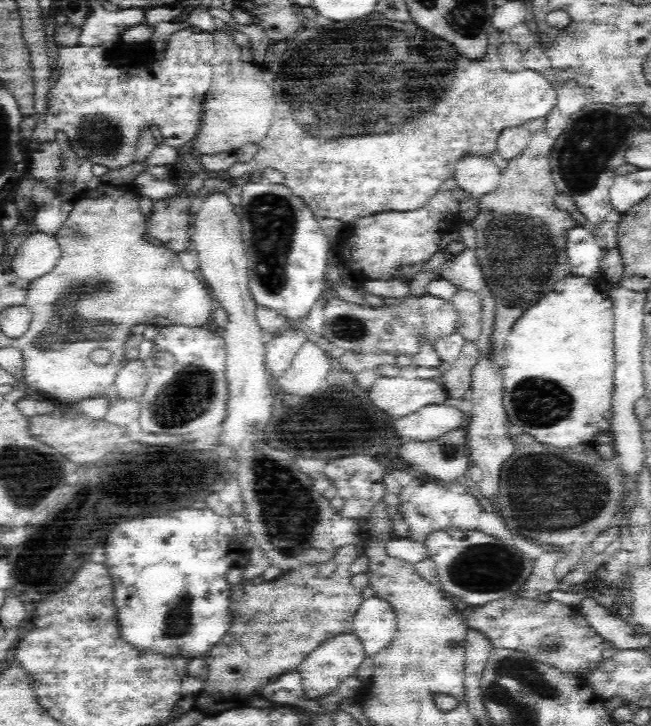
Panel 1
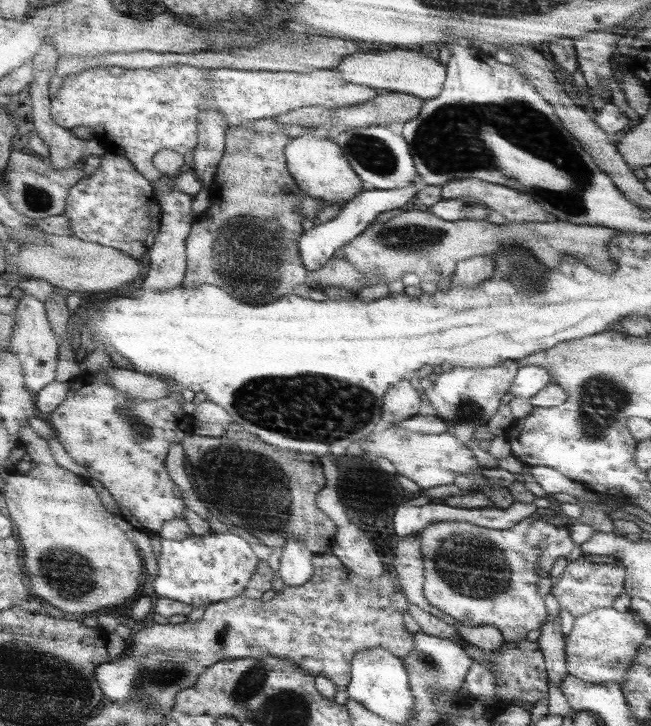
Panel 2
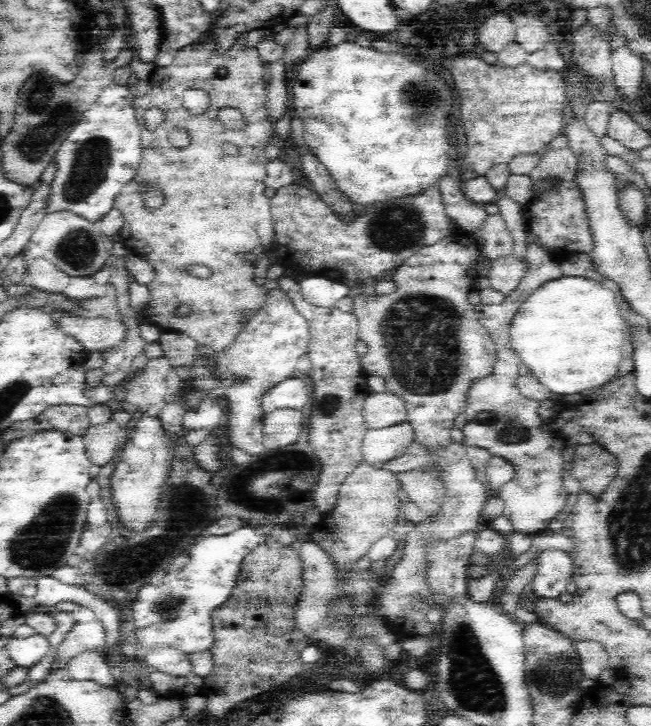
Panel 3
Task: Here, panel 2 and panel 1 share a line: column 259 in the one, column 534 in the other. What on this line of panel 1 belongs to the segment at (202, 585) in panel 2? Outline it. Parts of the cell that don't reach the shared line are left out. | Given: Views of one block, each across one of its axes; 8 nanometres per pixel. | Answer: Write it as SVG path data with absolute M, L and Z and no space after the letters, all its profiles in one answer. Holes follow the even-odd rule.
M446 528L430 532L426 542L430 560L436 562L438 570L438 586L454 596L456 600L466 602L468 606L486 606L490 602L498 602L506 596L518 594L530 574L534 572L536 558L530 558L516 546L512 540L500 540L498 536L490 536L482 530L460 530L460 528Z

